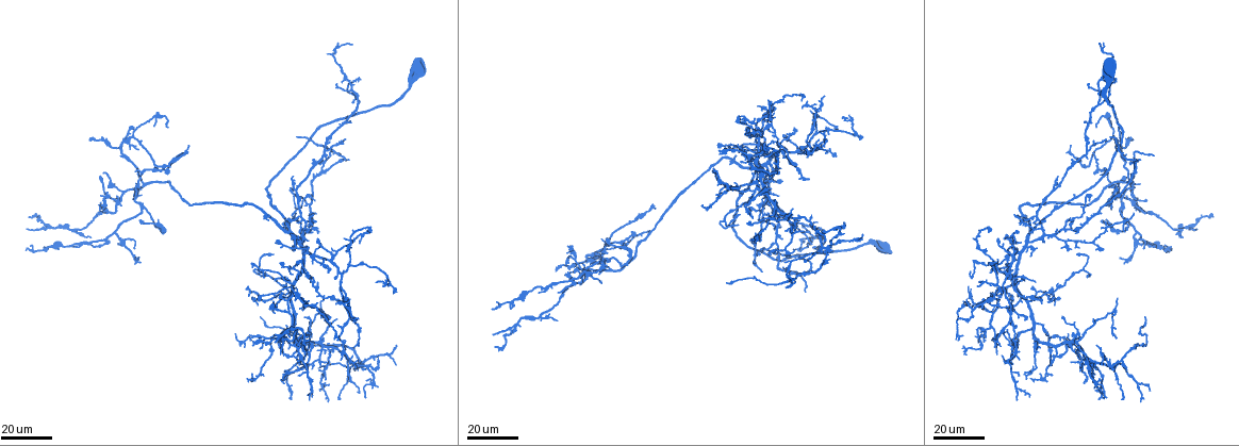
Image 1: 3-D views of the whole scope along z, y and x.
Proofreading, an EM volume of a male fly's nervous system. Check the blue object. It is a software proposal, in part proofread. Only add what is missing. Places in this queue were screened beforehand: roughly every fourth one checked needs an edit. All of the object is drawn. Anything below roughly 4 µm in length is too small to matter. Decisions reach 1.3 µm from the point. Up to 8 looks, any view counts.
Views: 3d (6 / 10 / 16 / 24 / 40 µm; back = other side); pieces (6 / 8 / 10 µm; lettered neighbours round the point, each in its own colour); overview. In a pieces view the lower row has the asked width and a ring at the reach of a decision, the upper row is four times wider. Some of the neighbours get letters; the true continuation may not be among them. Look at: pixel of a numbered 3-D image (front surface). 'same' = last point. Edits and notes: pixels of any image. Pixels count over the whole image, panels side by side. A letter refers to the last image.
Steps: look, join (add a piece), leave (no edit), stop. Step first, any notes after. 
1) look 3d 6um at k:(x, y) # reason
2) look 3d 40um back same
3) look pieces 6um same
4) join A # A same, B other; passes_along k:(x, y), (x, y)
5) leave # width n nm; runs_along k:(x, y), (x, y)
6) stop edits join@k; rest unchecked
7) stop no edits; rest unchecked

look 3d 24um at 1:(275, 343) # branch stops here

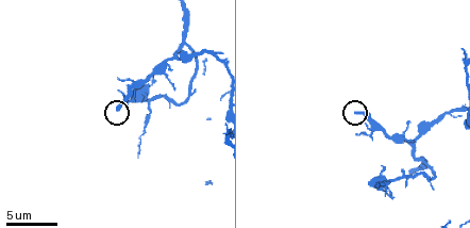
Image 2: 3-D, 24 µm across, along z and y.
look pieces 10um at 2:(117, 106)

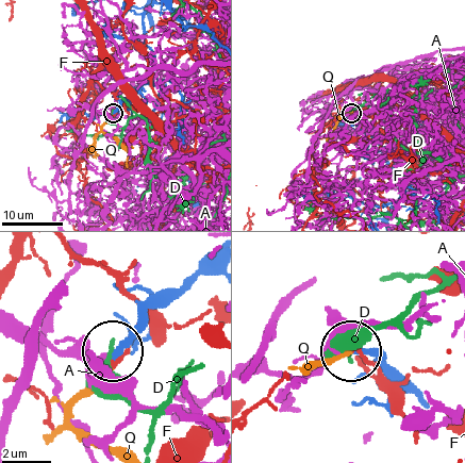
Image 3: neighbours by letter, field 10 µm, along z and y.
join Q # width 260 nm; A other, D other, F other, Q same; passes_along 3:(159, 296), (138, 318), (130, 343), (69, 415), (118, 452); it goes on there

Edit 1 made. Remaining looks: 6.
look 3d 24um at 1:(275, 281) # tapers out

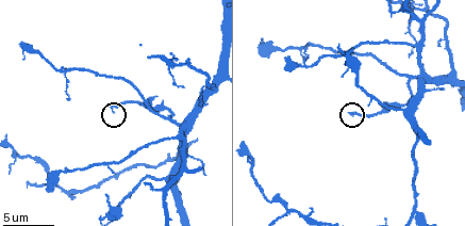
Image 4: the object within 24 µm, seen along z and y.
look pieces 6um at 4:(112, 112)

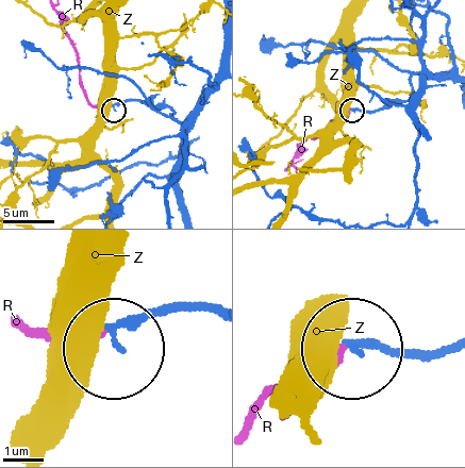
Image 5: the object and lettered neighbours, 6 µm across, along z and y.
join R # R same, Z other; passes_along 5:(213, 312), (151, 312), (108, 333), (30, 329); it goes on there

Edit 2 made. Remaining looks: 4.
look overview

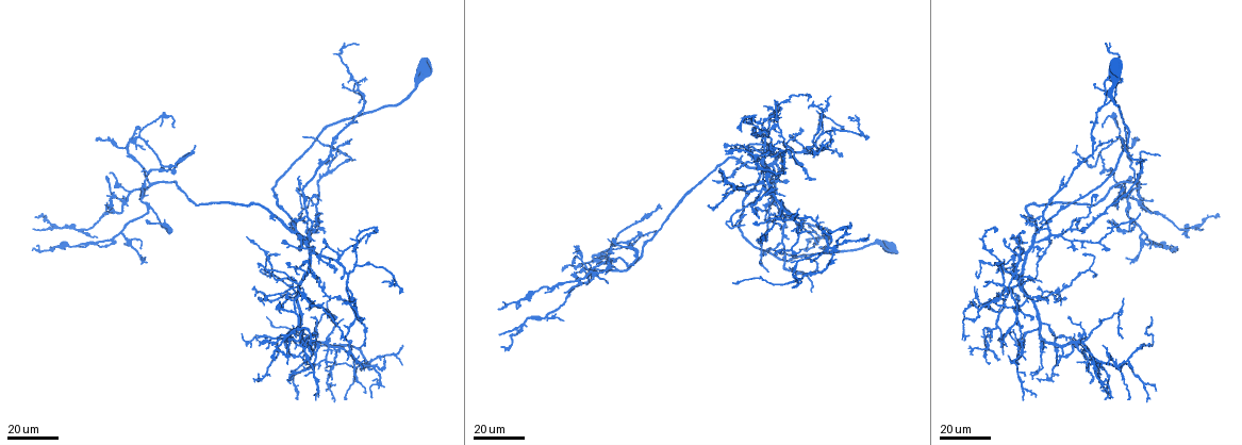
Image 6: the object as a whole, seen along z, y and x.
look 3d 24um at 6:(1021, 214)

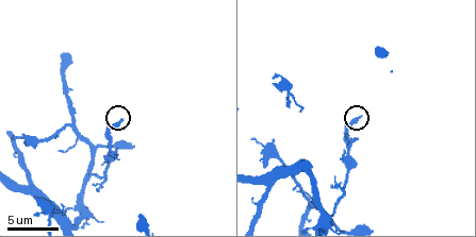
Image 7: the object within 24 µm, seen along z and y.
look pieces 8um at 7:(359, 116)

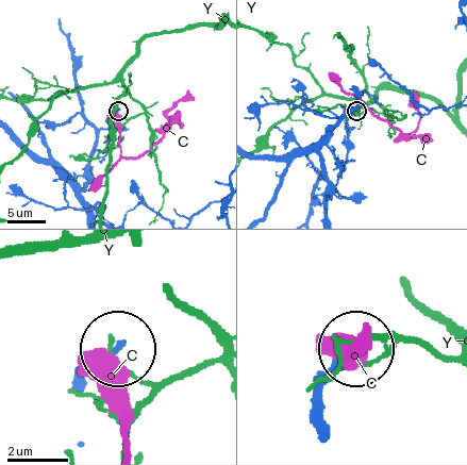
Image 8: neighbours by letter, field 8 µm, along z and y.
leave # C other, Y other; none of them fits

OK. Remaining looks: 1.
stop edits join@3, join@5; rest unchecked

